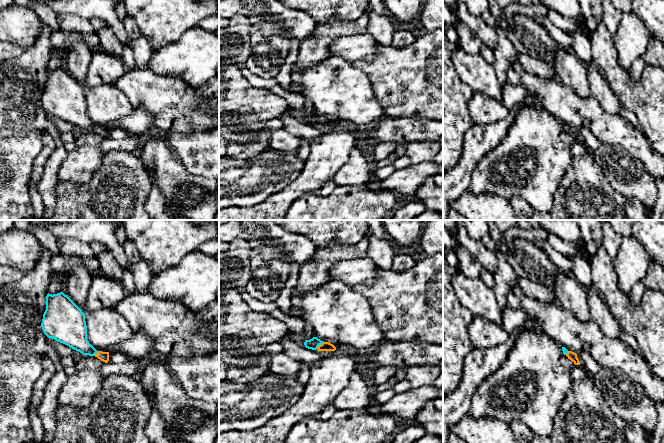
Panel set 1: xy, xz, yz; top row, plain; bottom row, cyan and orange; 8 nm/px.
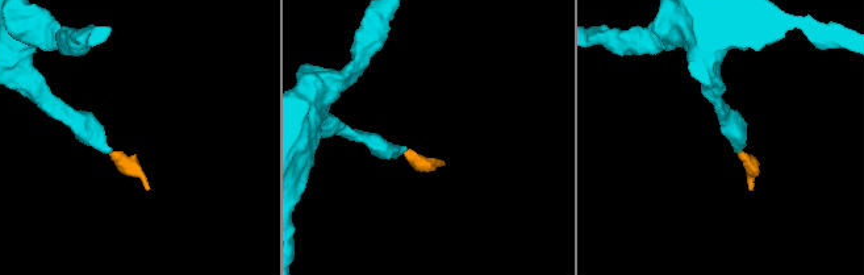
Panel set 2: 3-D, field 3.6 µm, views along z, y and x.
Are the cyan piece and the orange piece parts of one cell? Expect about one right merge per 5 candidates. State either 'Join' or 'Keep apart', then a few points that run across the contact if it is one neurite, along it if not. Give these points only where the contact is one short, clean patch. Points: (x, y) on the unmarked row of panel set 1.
Join. Line: xz (313, 119), (319, 120), (325, 122)

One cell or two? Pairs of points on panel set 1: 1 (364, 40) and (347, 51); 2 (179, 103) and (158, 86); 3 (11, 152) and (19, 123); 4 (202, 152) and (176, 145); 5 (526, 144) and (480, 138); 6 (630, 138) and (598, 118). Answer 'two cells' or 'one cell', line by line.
1: one cell
2: one cell
3: two cells
4: one cell
5: two cells
6: one cell

